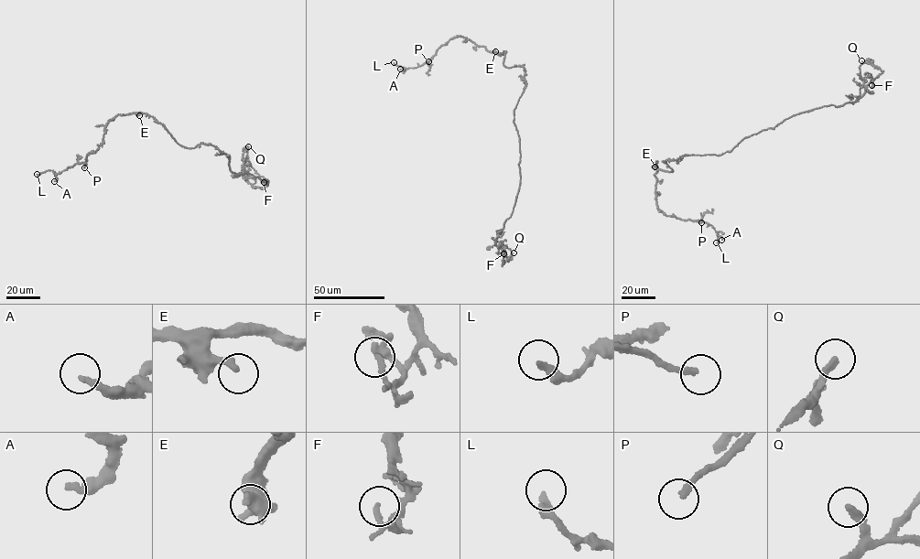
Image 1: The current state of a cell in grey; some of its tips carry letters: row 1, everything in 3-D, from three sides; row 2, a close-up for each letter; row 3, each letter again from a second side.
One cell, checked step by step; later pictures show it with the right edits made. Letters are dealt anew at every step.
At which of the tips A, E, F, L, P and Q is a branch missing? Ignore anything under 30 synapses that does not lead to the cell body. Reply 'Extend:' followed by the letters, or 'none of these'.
Extend: L, P, Q

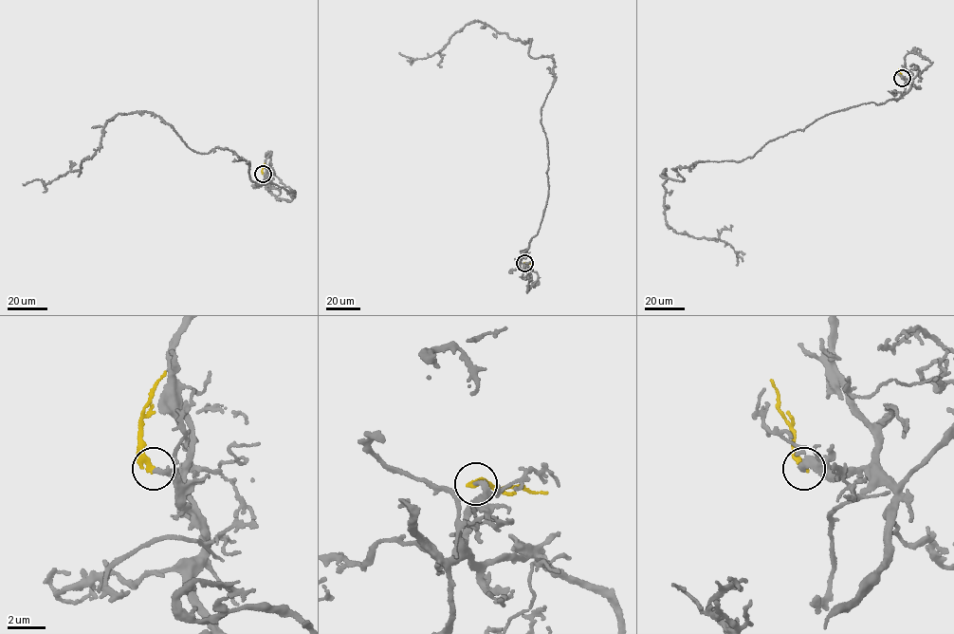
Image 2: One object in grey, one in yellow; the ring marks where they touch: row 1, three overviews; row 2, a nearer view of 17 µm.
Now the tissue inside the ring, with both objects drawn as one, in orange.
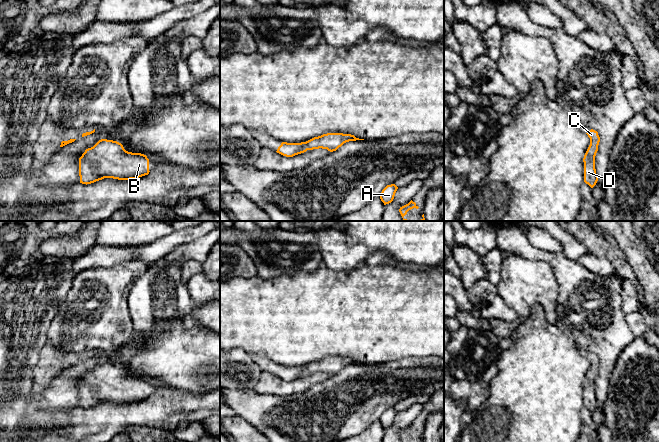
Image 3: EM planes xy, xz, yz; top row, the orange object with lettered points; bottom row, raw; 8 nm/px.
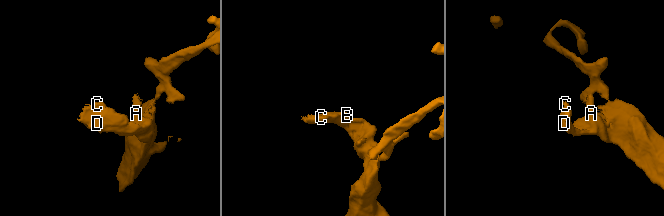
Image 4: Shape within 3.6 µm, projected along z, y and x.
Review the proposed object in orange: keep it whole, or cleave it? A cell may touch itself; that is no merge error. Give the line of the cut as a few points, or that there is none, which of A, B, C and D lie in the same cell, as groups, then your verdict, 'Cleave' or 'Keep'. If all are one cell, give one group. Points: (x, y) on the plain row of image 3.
No split. Groups: A B C D. Keep

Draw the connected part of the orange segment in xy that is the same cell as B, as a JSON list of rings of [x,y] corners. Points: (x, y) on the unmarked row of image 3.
[[[101,363],[79,382],[80,407],[91,408],[104,402],[136,403],[149,398],[149,383],[124,373],[117,365]]]

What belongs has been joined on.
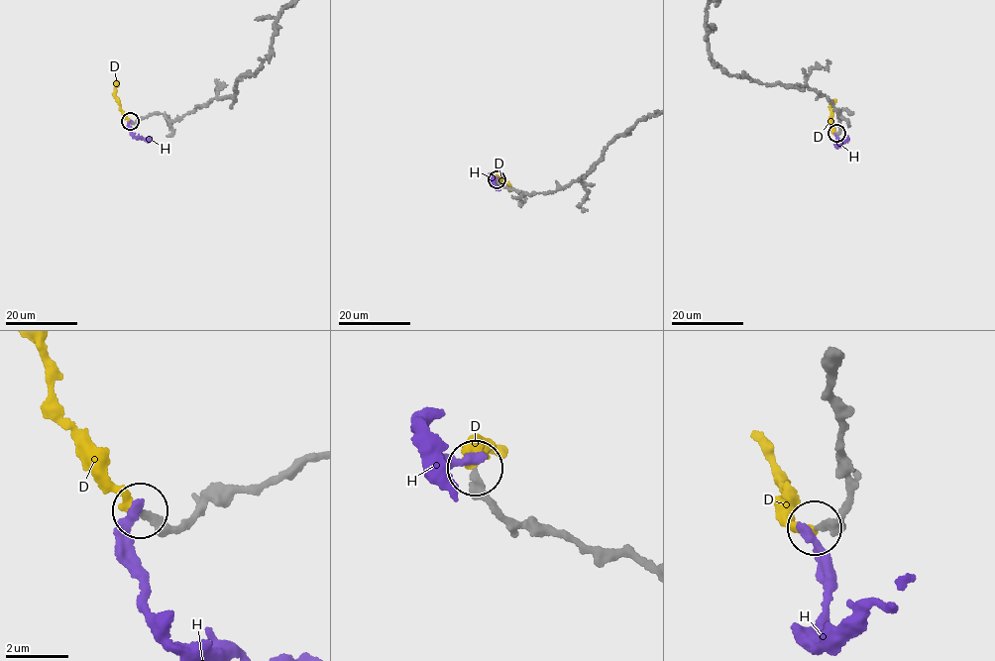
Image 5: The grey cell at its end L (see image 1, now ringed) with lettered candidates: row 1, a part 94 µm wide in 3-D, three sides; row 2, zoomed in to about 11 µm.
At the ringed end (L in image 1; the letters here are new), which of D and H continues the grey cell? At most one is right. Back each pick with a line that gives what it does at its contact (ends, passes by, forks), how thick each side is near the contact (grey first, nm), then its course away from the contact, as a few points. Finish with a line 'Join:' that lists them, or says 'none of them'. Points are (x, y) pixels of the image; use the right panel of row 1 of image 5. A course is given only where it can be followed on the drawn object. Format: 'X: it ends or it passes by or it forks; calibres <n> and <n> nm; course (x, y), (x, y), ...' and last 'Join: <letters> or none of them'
D: it ends; calibres 220 and 280 nm; course (835, 133), (830, 120), (831, 103), (835, 99)
Join: D

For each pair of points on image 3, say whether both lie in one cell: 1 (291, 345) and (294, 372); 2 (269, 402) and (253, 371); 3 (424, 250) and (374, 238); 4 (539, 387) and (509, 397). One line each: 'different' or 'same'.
1: different
2: different
3: same
4: same

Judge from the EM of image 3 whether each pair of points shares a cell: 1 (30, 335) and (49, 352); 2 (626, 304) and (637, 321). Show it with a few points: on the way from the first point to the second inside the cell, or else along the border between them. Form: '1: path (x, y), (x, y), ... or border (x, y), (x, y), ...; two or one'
1: border (47, 342), (42, 348), (34, 368); two
2: border (637, 310), (625, 315); two

